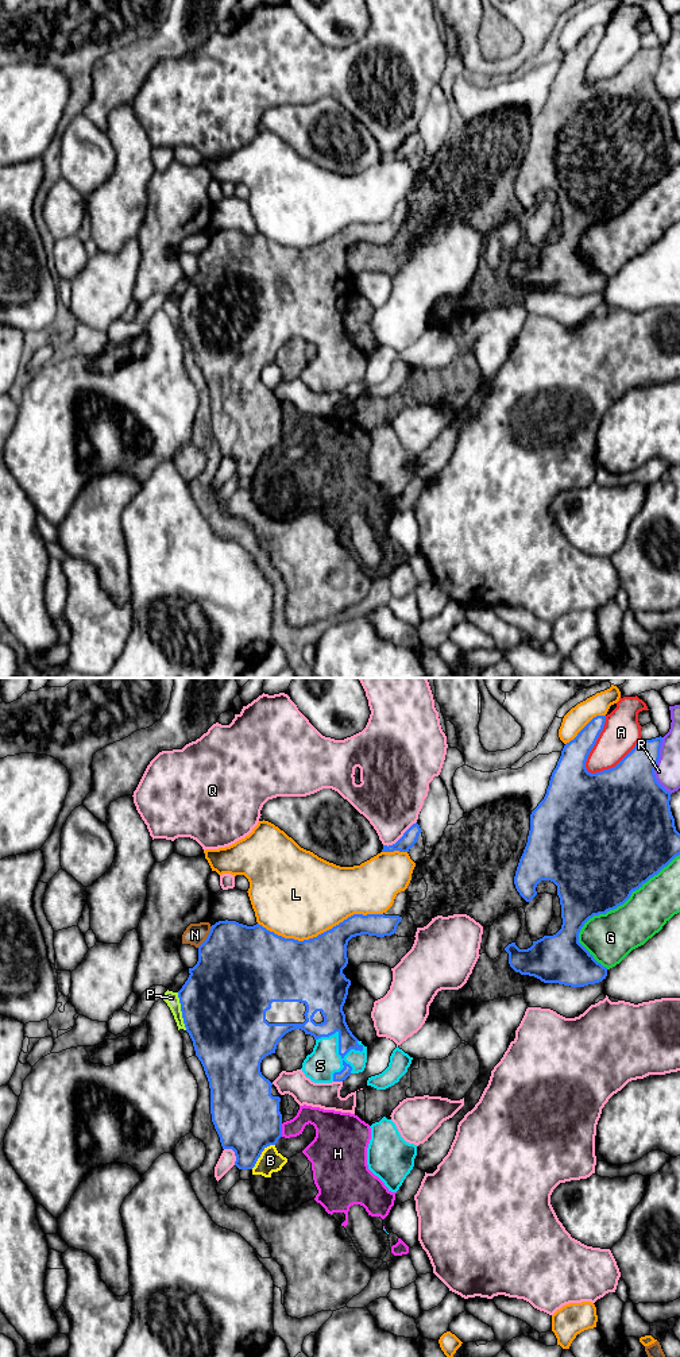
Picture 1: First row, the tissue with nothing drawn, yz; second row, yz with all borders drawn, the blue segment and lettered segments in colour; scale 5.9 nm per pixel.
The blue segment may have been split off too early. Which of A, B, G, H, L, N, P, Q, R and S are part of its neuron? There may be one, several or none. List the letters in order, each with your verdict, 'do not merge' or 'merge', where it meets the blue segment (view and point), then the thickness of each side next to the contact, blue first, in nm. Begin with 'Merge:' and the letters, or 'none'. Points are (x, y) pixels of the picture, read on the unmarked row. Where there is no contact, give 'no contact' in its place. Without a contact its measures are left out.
Merge: S
A: do not merge | yz (613, 76) | 500/220 nm
B: do not merge | yz (261, 462) | 400/140 nm
G: do not merge | yz (610, 218) | 500/300 nm
H: do not merge | yz (281, 439) | 400/140 nm
L: do not merge | yz (321, 242) | 380/500 nm
N: do not merge | yz (207, 246) | 480/130 nm
P: do not merge | yz (181, 319) | 500/80 nm
Q: do not merge | yz (401, 146) | 90/380 nm
R: do not merge | yz (656, 73) | 380/150 nm
S: merge | yz (342, 366) | 130/190 nm

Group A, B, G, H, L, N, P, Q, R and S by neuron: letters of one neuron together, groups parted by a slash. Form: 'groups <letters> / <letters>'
groups A / B H / G / L / N / P / Q / R / S

